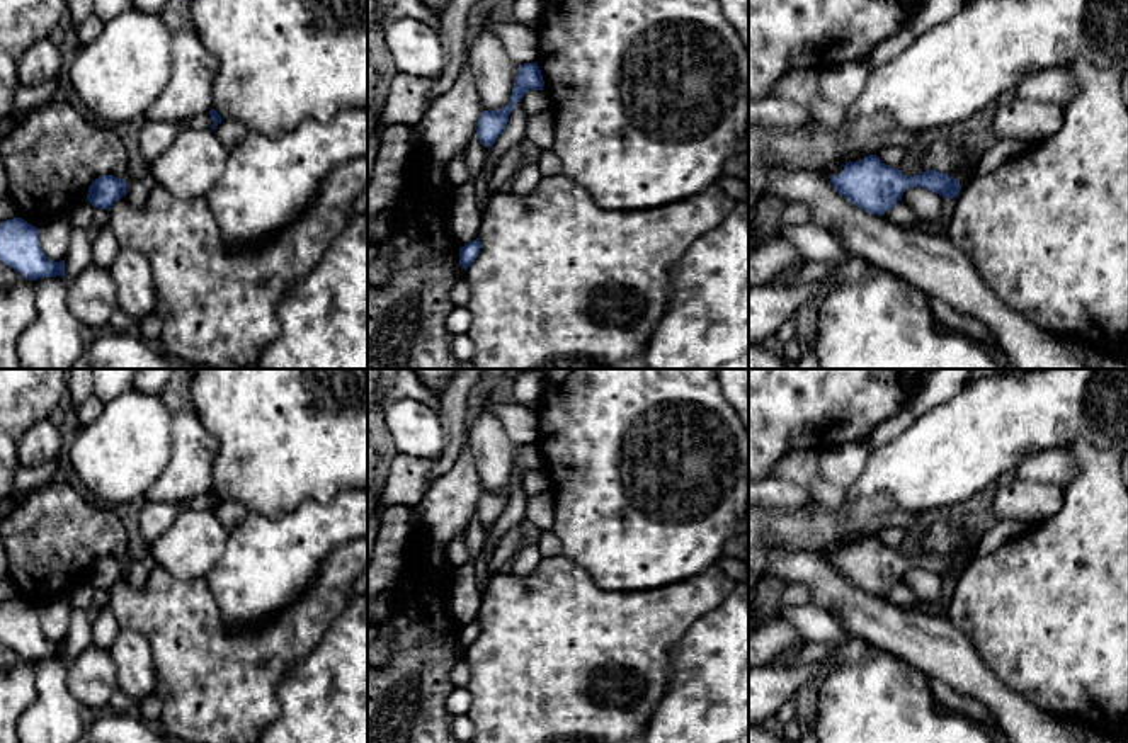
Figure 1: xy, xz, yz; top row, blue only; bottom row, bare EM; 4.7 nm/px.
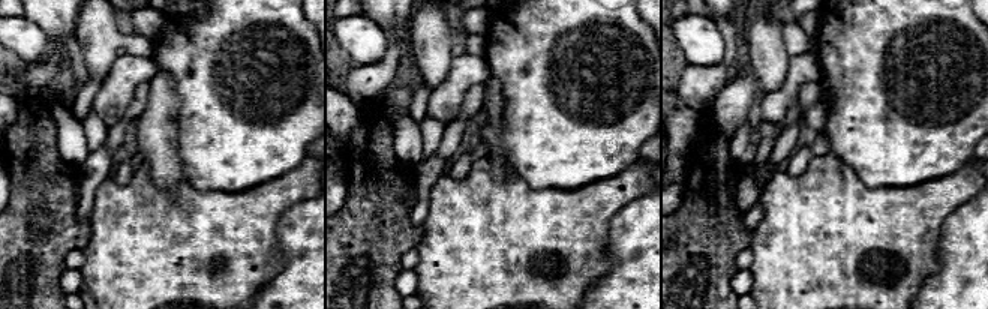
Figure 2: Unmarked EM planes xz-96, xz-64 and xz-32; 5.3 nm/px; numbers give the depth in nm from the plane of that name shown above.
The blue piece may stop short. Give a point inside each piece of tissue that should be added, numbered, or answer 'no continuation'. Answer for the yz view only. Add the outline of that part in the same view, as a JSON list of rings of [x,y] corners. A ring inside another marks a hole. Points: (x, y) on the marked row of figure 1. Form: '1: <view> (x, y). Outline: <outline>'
no continuation

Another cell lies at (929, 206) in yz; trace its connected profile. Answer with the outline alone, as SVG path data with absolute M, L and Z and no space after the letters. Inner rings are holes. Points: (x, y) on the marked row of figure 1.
M909 187L902 201L922 219L929 223L944 223L949 213L948 201L922 187Z

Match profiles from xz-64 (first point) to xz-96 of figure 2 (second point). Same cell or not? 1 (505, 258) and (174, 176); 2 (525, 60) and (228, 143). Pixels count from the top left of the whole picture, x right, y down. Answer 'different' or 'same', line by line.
1: different
2: same

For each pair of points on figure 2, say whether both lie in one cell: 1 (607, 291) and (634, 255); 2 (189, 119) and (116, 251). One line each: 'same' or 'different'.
1: same
2: different

